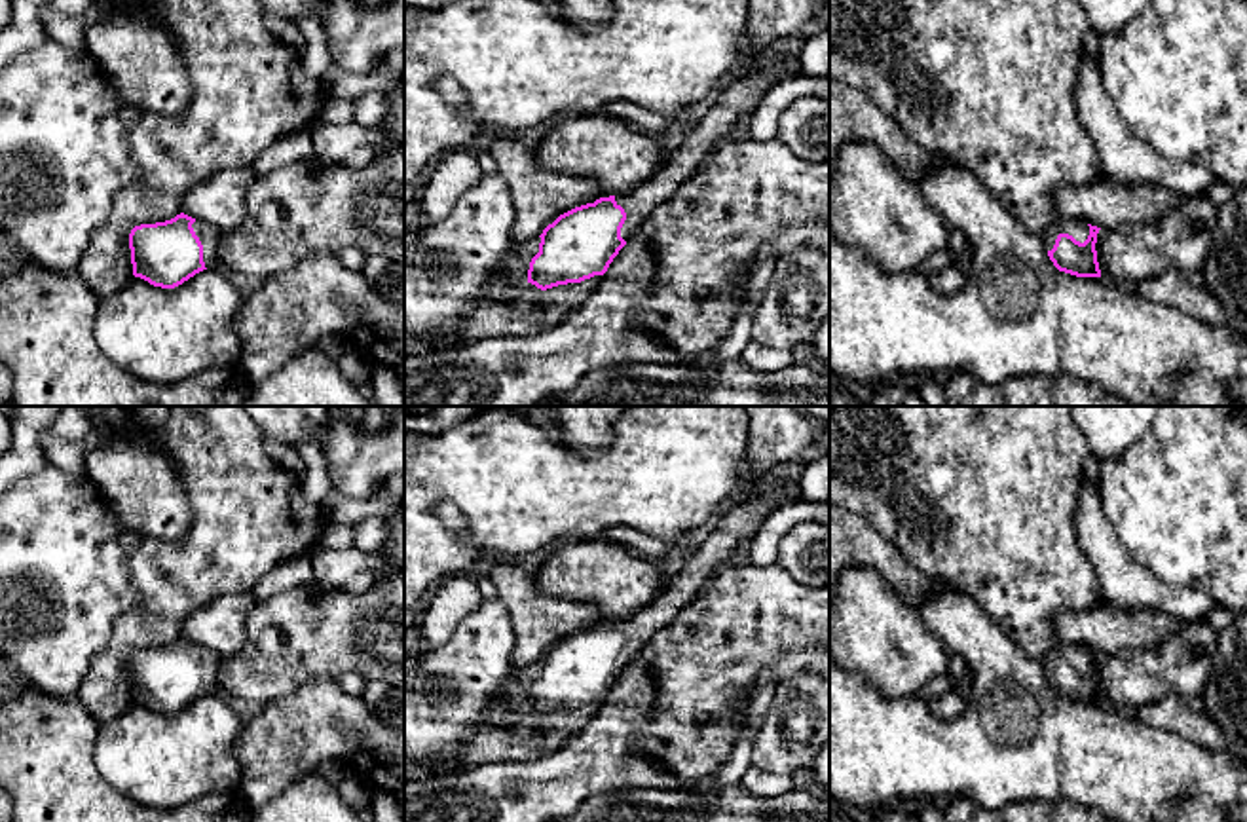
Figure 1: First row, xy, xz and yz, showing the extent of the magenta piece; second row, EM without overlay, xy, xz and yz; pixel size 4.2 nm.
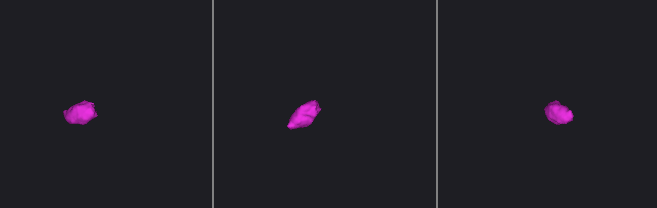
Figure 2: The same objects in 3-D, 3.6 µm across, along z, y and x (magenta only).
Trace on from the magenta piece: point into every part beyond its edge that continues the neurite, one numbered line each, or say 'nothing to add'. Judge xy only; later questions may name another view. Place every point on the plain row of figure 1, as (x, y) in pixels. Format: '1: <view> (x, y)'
1: xy (209, 661)

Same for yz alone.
1: yz (1077, 653)

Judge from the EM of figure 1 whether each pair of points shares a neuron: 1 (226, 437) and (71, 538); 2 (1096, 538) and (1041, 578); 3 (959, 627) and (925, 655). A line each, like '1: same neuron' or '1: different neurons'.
1: different neurons
2: different neurons
3: different neurons

